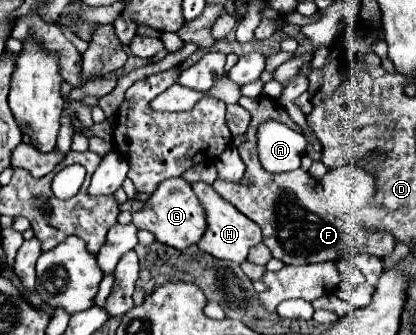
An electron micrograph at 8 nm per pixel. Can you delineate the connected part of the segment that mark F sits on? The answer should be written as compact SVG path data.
M241 96L239 104L249 110L251 122L245 132L245 142L239 146L239 156L245 162L245 178L243 182L229 182L229 180L215 180L213 188L221 198L231 202L237 210L241 210L249 220L259 224L263 230L263 244L271 250L275 258L285 264L309 264L309 262L325 262L325 260L341 260L355 252L369 252L378 258L383 258L393 252L395 236L387 230L374 231L369 236L362 229L355 218L356 212L341 212L335 208L323 192L321 180L330 170L321 161L314 161L308 170L293 170L285 174L269 174L261 168L257 160L255 148L255 130L261 120L275 118L287 124L293 130L301 130L299 124L291 120L291 116L279 106L277 100L269 96L259 98L245 98Z

